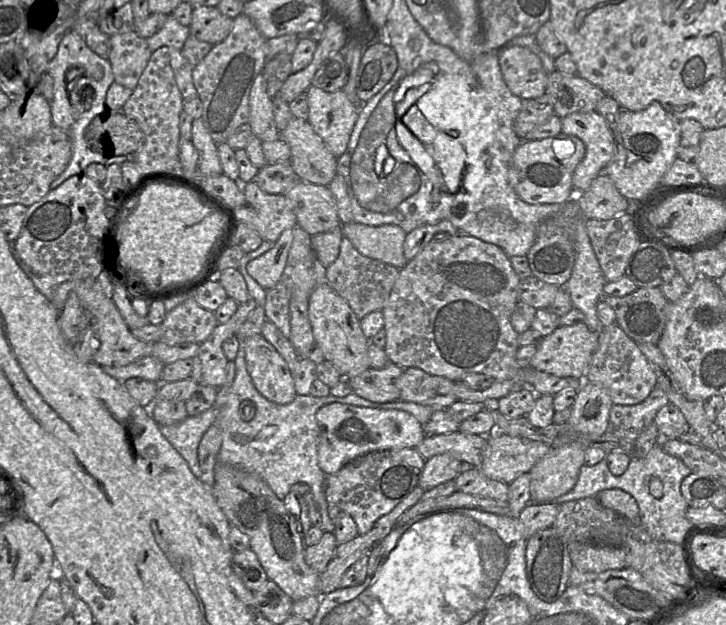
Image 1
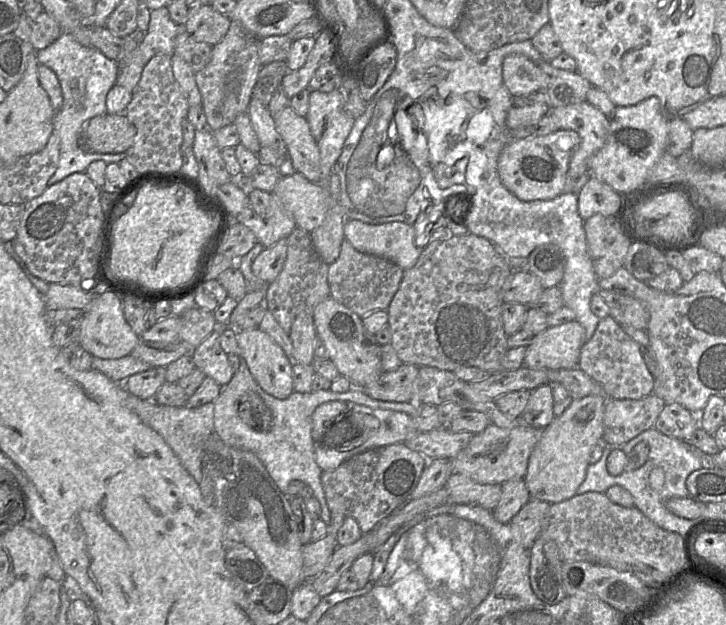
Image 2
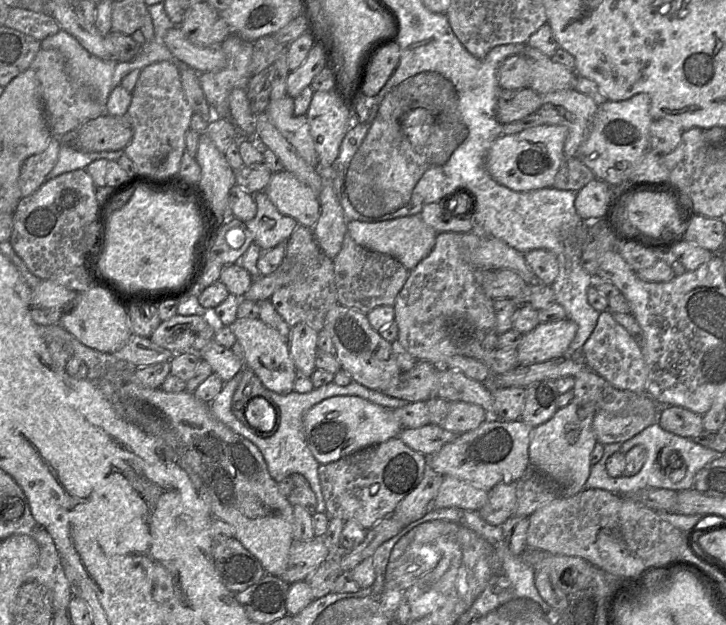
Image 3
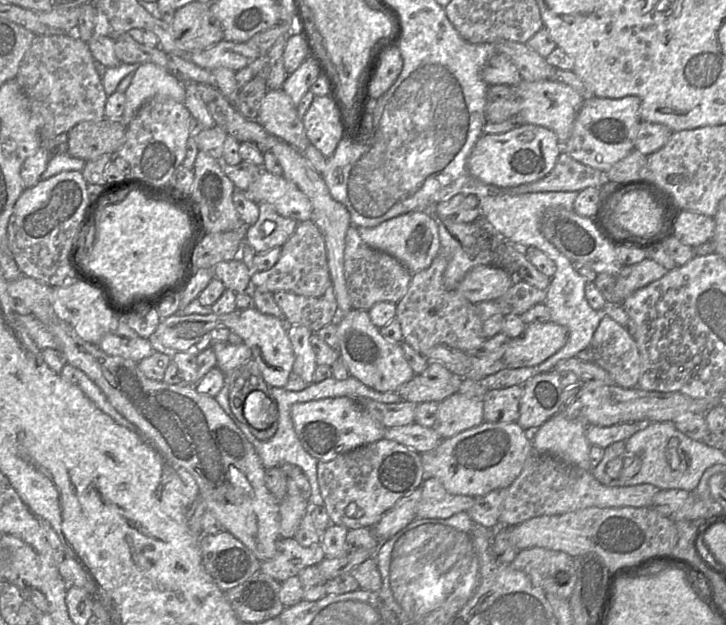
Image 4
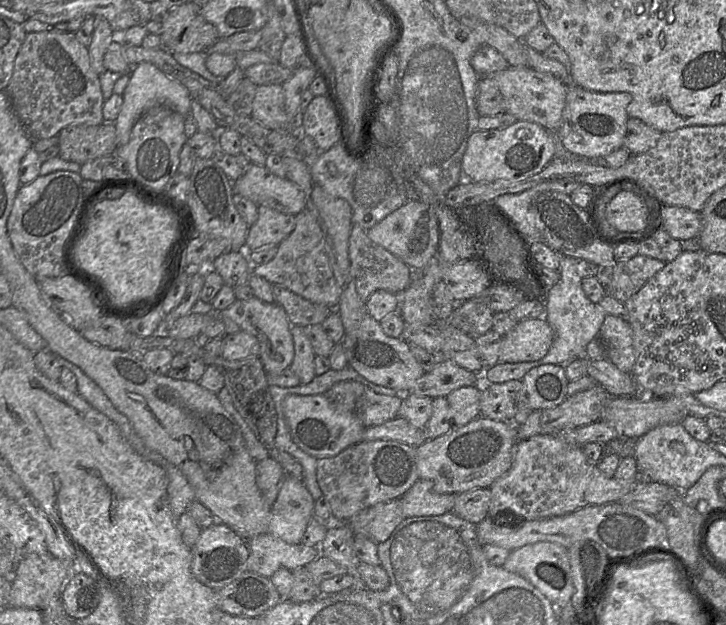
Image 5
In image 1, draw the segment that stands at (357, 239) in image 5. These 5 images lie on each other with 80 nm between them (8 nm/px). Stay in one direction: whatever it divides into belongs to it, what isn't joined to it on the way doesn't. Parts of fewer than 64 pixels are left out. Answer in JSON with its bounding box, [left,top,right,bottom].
[326,236,400,320]

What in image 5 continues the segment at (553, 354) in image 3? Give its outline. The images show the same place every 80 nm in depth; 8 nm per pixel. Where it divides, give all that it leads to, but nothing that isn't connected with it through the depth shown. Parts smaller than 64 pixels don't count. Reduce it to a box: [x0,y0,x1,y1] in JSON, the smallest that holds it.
[499,318,554,363]

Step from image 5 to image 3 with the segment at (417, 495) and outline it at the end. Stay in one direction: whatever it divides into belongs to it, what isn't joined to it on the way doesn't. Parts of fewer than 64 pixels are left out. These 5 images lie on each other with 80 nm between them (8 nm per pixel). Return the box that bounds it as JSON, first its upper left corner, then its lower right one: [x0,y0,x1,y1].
[431,476,488,511]

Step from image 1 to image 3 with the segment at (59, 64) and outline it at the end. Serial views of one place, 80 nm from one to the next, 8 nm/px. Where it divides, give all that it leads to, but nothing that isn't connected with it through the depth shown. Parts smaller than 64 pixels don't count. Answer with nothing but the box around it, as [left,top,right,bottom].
[41,29,125,181]

